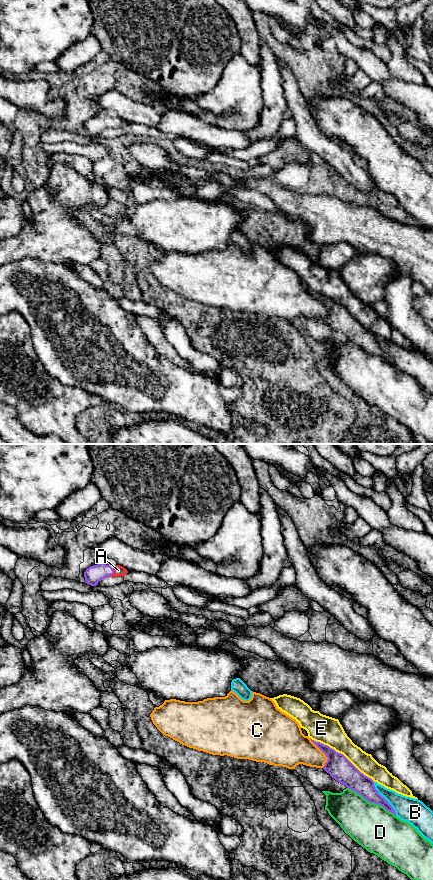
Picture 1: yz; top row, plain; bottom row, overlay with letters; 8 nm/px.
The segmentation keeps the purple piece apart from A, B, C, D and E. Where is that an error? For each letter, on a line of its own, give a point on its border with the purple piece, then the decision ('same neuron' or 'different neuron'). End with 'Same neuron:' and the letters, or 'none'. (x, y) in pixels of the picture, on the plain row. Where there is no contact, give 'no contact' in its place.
A: yz (113, 125) | same neuron
B: yz (384, 350) | different neuron
C: yz (323, 304) | different neuron
D: yz (371, 354) | different neuron
E: yz (342, 306) | different neuron
Same neuron: A

